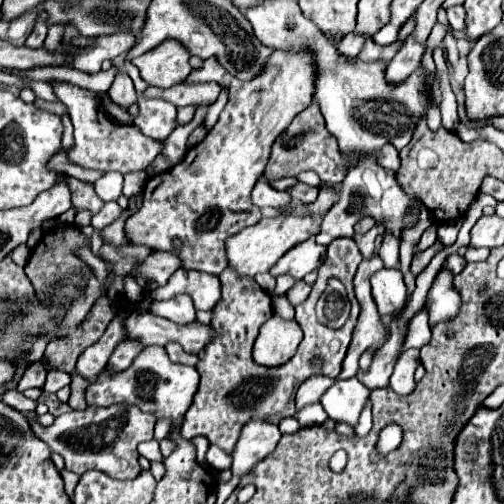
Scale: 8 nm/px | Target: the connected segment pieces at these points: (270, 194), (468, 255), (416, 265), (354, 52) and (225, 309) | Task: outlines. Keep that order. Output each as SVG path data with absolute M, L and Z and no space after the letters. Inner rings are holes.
M260 178L254 186L254 198L252 198L252 204L258 206L258 208L264 208L264 206L270 206L270 208L288 208L292 204L292 196L288 192L278 192L274 190L266 178Z
M468 246L464 257L467 262L478 262L486 260L489 254L490 250L487 248L470 248Z
M439 241L424 251L416 252L410 265L411 273L416 277L430 263L431 259L443 248Z
M348 32L346 36L342 36L342 40L338 40L338 48L342 50L342 54L350 58L356 58L360 54L362 44L364 44L364 38L354 36L354 32Z
M338 238L328 244L328 256L324 264L318 268L318 280L312 286L310 296L296 306L296 320L304 332L304 338L294 354L292 360L278 368L266 368L254 362L252 349L254 340L259 334L260 327L273 314L271 296L264 292L254 278L240 278L234 270L226 268L218 278L222 284L222 298L214 306L214 330L216 338L202 348L198 354L196 370L200 374L200 388L194 396L194 404L190 406L186 420L182 424L182 438L190 440L194 436L206 436L210 444L220 446L226 454L232 454L234 444L238 442L240 430L250 420L264 420L278 424L282 418L294 416L296 413L295 396L298 386L308 380L310 376L322 374L332 380L338 378L342 370L342 360L346 356L352 336L352 328L355 327L360 313L360 306L352 293L352 278L358 270L358 264L362 262L362 254L354 242L354 238ZM330 276L336 276L344 282L346 290L350 292L348 299L351 303L350 316L346 322L346 328L332 330L324 328L314 314L316 300L326 288L326 280ZM312 356L322 356L324 366L314 368L310 366Z

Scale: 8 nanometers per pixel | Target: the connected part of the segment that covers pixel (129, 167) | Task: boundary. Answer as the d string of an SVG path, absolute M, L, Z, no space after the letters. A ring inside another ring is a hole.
M54 84L54 92L60 98L62 104L66 104L72 124L74 124L74 144L64 150L68 160L72 164L78 164L88 170L116 170L116 172L134 172L134 170L146 170L146 166L160 154L162 140L154 140L146 136L144 132L138 132L134 124L116 124L108 118L108 114L98 108L98 104L92 98L90 90L82 90L74 84Z

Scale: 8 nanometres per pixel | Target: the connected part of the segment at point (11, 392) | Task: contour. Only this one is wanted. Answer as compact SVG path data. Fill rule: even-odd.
M8 389L4 394L2 400L8 404L8 406L18 410L19 412L26 413L30 410L35 410L36 401L25 397L25 395L16 389Z

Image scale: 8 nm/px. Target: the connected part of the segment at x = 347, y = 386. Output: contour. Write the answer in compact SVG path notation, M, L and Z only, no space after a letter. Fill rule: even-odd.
M348 378L348 380L336 380L326 390L320 402L332 420L356 426L360 412L368 402L368 396L370 390L364 384L360 384L358 378Z

